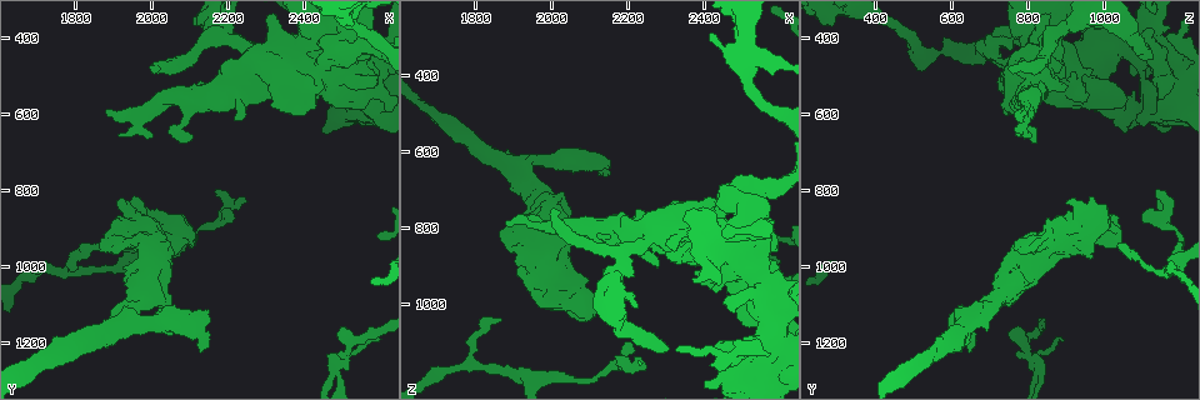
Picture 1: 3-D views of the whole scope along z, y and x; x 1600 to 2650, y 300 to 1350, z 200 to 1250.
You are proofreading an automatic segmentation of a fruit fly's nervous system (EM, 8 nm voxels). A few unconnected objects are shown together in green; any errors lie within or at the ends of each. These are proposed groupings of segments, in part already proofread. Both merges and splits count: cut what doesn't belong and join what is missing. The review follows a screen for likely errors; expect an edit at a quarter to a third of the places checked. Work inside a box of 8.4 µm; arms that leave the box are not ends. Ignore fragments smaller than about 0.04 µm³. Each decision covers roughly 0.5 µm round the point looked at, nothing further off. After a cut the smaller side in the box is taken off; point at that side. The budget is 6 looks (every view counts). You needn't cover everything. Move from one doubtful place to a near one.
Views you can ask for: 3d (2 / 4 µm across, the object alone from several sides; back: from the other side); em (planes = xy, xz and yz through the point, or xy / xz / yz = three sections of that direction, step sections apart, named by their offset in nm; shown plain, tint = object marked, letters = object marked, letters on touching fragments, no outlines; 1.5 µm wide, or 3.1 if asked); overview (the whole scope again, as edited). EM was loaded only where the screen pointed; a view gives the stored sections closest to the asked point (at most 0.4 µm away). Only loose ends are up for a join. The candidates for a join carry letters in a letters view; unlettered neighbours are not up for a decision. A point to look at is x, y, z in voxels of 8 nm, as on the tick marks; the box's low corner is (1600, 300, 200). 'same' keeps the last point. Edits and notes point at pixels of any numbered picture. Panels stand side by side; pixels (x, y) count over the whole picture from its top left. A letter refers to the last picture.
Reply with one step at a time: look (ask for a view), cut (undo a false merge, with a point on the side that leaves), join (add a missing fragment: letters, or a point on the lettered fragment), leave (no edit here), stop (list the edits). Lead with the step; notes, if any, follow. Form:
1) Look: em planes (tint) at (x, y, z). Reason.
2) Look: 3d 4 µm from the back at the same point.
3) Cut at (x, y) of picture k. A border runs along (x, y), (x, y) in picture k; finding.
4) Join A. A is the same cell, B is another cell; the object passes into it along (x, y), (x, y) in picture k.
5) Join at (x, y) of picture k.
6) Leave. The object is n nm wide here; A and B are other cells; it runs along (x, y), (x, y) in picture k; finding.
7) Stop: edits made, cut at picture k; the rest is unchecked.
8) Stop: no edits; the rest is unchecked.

Look: 3d 4 µm at (2005, 480, 745). Free end.

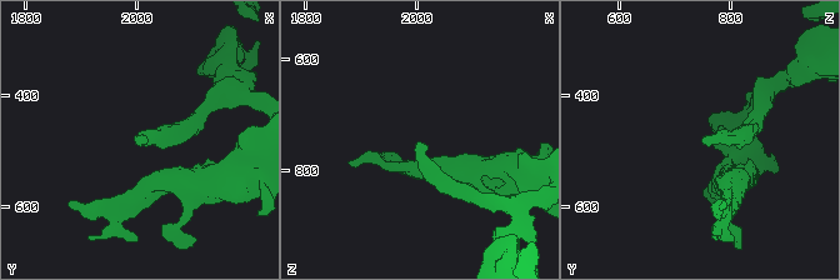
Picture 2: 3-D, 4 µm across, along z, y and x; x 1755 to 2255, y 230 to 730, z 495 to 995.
Look: em xz step 4 (letters) at (2000, 475, 745).

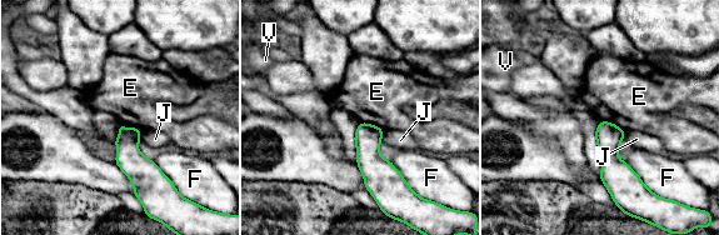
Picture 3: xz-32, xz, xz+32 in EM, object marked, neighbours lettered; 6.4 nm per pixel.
Leave. The object is 140 nm wide here; E, F, J and V are other cells; a border runs along (600, 120), (614, 123), (624, 131) in picture 3; none of them fits.

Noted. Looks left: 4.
Look: 3d 2 µm at (2455, 470, 755). Abrupt turn.

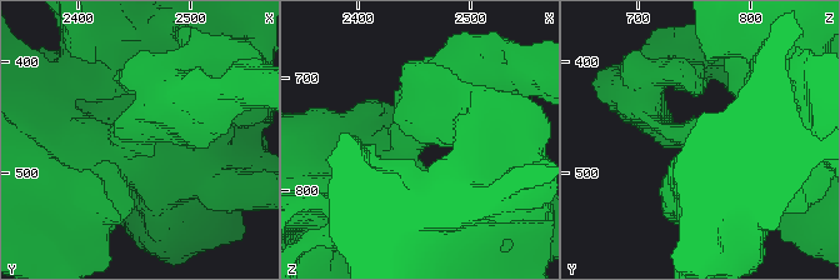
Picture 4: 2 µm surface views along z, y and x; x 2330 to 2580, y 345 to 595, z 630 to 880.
Look: em xz step 8 (tint) at the same point.

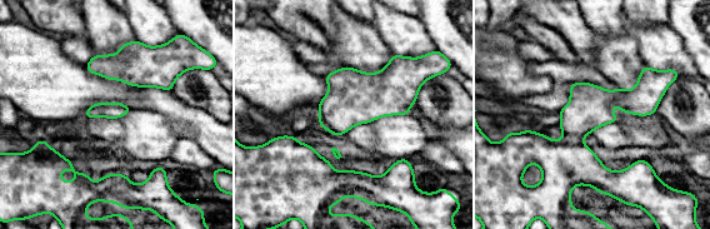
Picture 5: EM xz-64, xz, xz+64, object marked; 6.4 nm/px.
Look: em planes (letters) at the same point. Cut it another way.

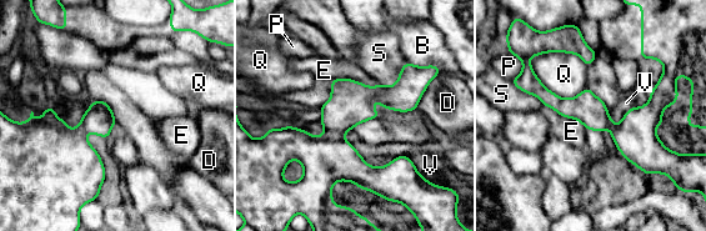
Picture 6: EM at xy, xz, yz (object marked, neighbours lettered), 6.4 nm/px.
Leave. The longest contact is with V, 550 nm; B, D, E, P, Q, S and V are other cells; it runs along (422, 84), (367, 95), (321, 141), (283, 134) in picture 6; one neuron here.

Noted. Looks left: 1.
Stop: no edits; the rest is unchecked.

